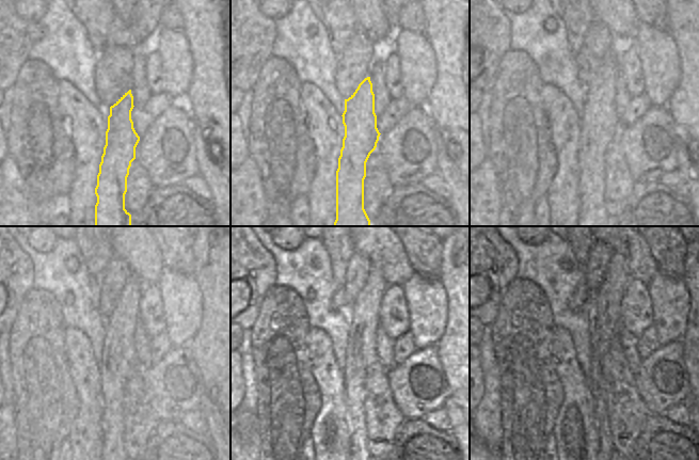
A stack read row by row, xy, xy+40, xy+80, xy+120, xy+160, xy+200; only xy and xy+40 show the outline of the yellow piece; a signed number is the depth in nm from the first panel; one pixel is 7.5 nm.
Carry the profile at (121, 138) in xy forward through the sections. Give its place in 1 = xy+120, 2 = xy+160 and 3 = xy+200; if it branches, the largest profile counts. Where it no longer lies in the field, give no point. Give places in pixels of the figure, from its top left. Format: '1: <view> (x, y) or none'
1: xy+120 (118, 361)
2: xy+160 (361, 353)
3: xy+200 (604, 314)

